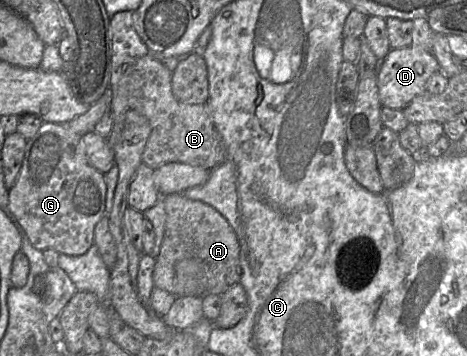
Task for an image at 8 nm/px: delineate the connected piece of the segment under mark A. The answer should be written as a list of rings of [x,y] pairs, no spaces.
[[[184,193],[162,195],[166,211],[165,232],[153,271],[154,287],[175,297],[222,295],[241,277],[240,244],[227,220],[212,206],[191,200]]]

